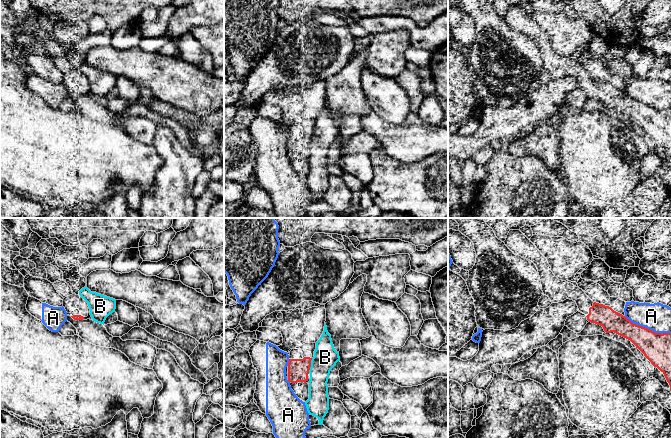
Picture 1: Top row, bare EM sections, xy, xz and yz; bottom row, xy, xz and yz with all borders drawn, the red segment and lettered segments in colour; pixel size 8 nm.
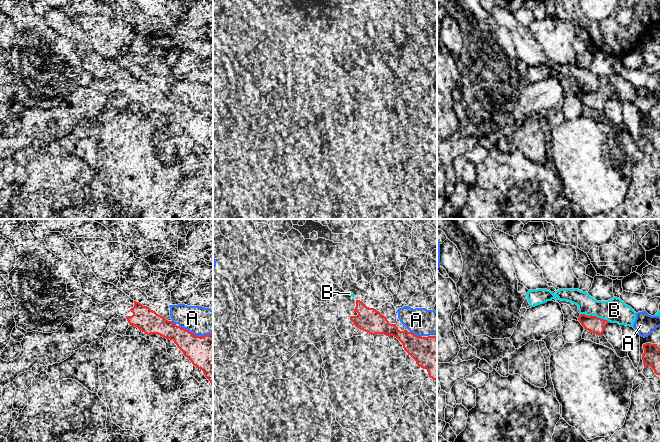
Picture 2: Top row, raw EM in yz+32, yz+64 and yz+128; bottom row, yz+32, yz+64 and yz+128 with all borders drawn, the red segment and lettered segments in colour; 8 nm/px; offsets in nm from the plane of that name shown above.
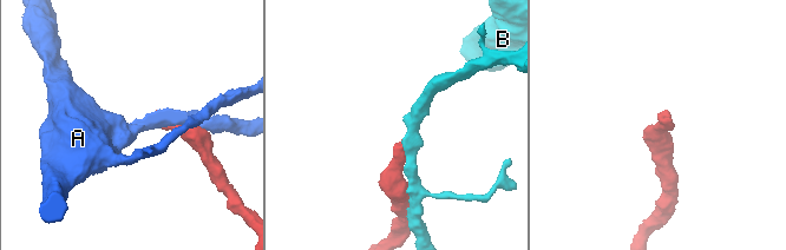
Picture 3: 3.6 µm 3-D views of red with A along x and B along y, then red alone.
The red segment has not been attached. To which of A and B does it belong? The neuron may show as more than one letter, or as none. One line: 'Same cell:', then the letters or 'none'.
Same cell: none

